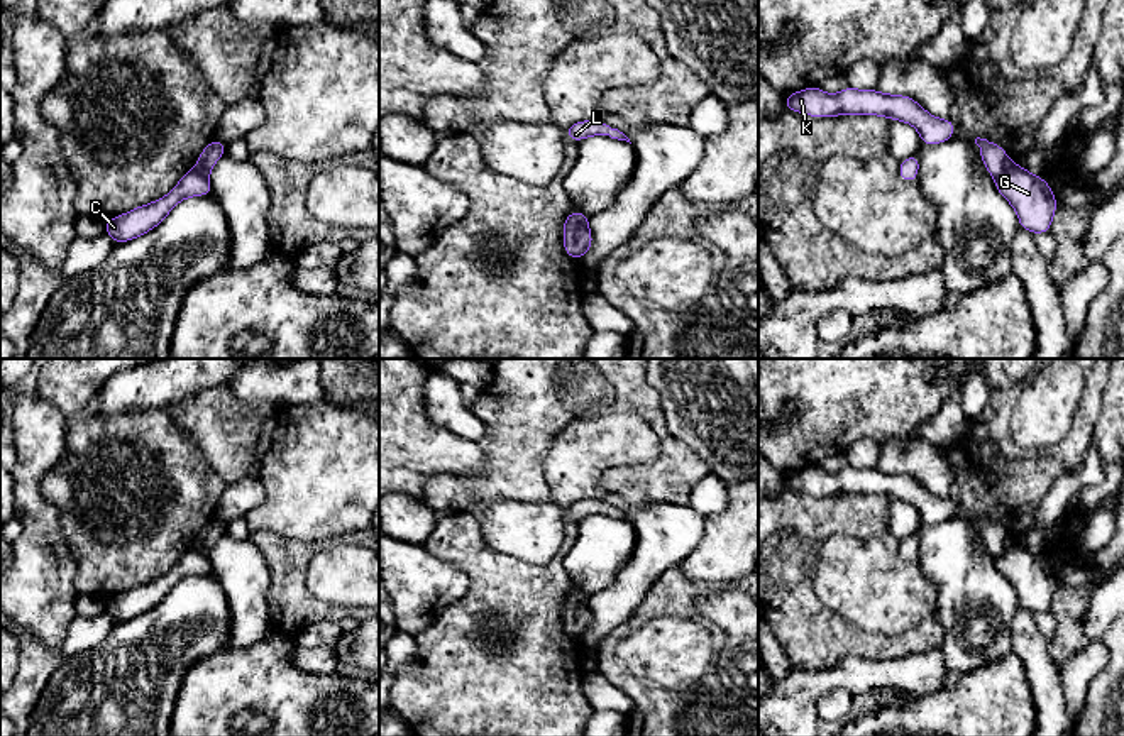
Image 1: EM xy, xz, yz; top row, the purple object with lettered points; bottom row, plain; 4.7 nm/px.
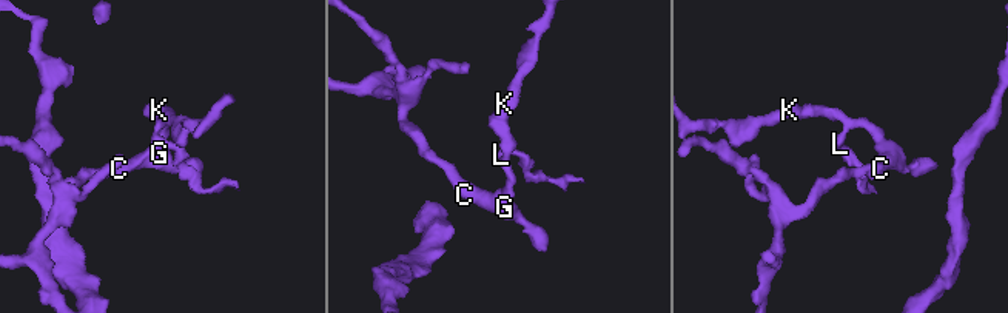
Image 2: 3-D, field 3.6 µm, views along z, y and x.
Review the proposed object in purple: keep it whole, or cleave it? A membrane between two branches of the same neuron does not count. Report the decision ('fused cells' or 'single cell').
fused cells

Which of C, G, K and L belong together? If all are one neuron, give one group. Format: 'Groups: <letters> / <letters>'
Groups: C G / K L

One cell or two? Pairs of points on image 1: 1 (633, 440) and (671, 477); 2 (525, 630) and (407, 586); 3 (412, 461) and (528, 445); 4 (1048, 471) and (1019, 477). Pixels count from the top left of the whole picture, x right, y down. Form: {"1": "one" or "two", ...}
{"1": "two", "2": "two", "3": "two", "4": "one"}

